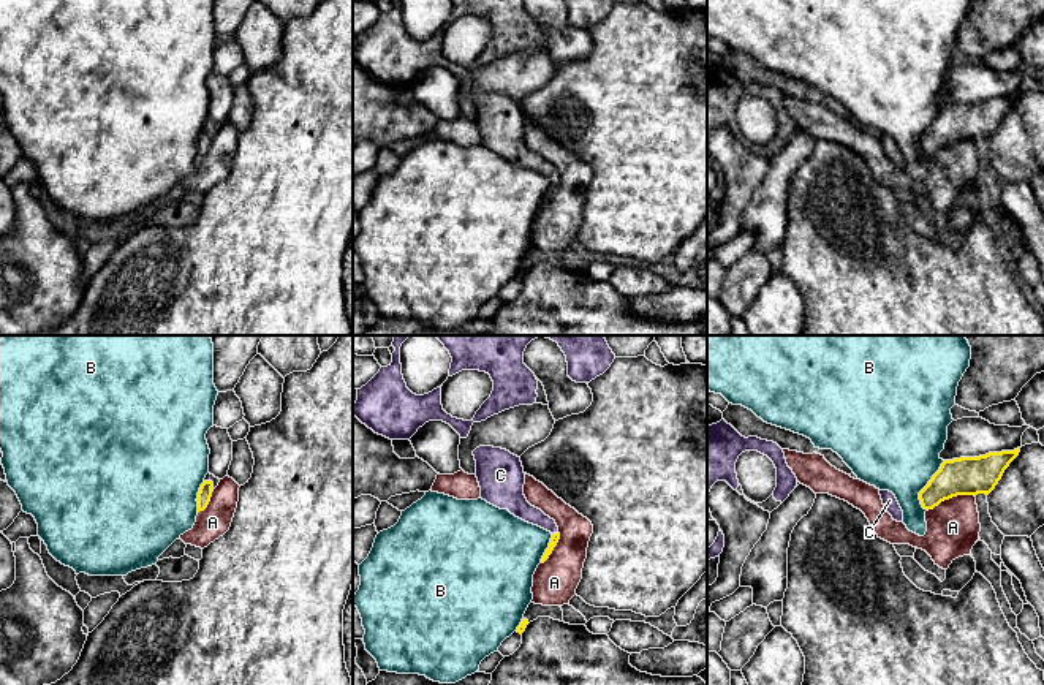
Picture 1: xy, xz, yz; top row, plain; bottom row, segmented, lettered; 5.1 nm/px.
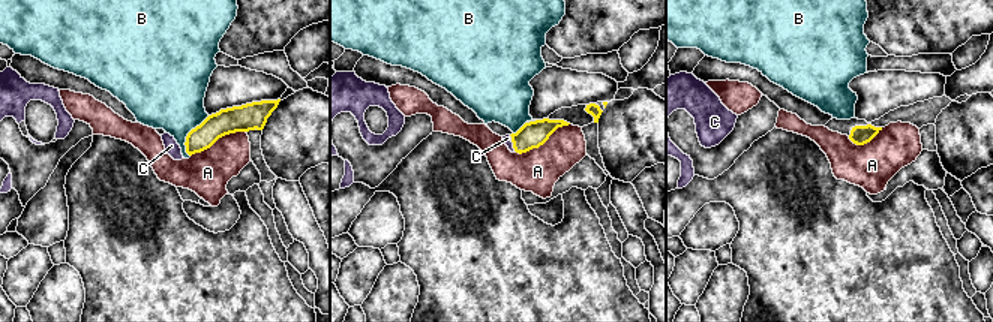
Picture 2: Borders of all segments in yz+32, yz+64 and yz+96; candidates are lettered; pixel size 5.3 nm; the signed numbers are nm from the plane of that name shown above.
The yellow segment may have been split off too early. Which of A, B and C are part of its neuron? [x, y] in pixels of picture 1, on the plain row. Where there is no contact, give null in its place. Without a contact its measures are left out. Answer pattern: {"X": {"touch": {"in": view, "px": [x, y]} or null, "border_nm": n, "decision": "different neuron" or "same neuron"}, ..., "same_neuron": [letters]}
{"A": {"touch": {"in": "yz", "px": [951, 143]}, "border_nm": 260, "decision": "different neuron"}, "B": {"touch": {"in": "yz", "px": [926, 132]}, "border_nm": 280, "decision": "different neuron"}, "C": {"touch": {"in": "xz", "px": [554, 179]}, "border_nm": 40, "decision": "same neuron"}, "same_neuron": ["C"]}

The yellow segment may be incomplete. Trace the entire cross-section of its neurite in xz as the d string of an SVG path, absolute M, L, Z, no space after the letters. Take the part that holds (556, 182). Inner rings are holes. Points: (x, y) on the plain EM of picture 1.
M479 92L473 97L473 101L482 146L552 179L549 193L541 204L541 209L544 209L557 191L560 179L554 165L527 147L520 103L494 92Z

